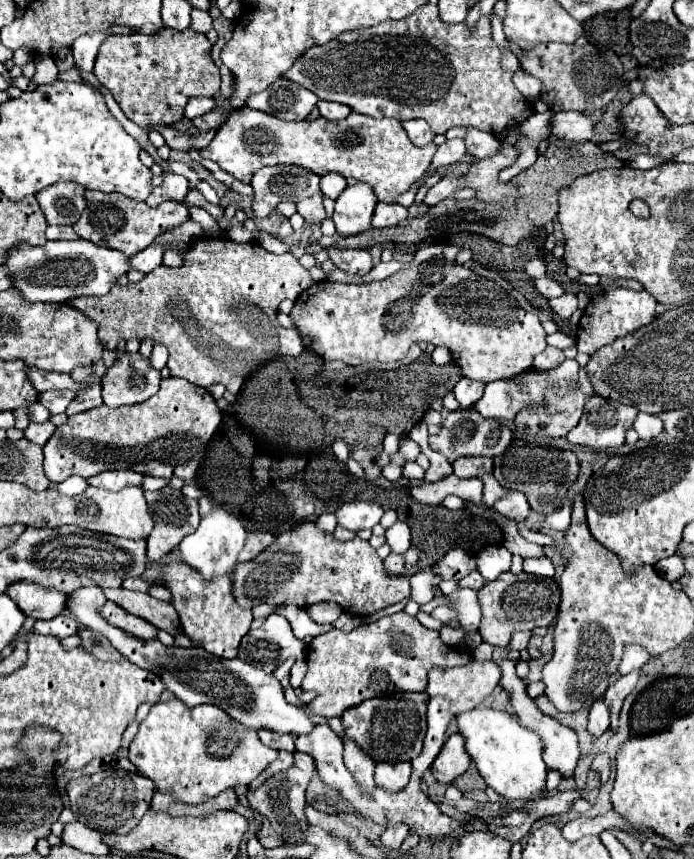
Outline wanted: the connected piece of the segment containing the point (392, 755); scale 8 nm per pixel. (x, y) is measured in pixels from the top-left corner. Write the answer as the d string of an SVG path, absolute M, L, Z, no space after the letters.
M397 693L363 701L343 713L341 721L345 727L345 735L359 747L363 747L375 761L411 761L421 753L423 747L427 731L427 701L427 693Z

